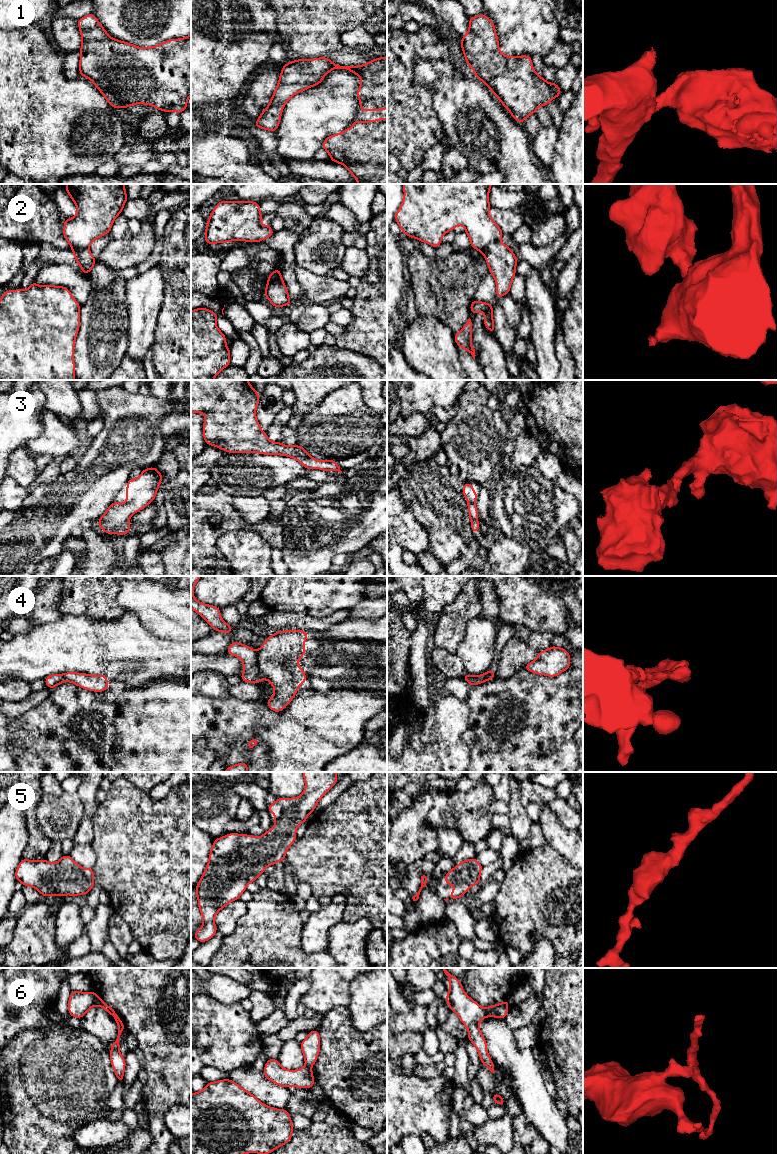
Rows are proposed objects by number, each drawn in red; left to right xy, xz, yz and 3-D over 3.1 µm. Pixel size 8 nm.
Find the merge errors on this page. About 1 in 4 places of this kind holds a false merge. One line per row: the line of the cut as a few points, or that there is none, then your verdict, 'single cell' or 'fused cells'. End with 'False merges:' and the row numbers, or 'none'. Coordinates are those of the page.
1: no cut | single cell
2: yz (498, 241), (492, 242), (482, 252) | fused cells
3: no cut | single cell
4: xz (256, 651), (259, 676), (261, 678) | fused cells
5: no cut | single cell
6: yz (485, 1009), (487, 1015) | fused cells
False merges: 2, 4, 6

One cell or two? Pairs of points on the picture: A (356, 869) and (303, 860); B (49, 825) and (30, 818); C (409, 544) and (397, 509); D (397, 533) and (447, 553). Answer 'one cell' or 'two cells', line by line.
A: one cell
B: two cells
C: one cell
D: two cells

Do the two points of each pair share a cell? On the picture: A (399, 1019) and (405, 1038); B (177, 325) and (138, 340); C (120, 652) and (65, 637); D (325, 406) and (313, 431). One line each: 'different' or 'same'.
A: different
B: different
C: same
D: same

